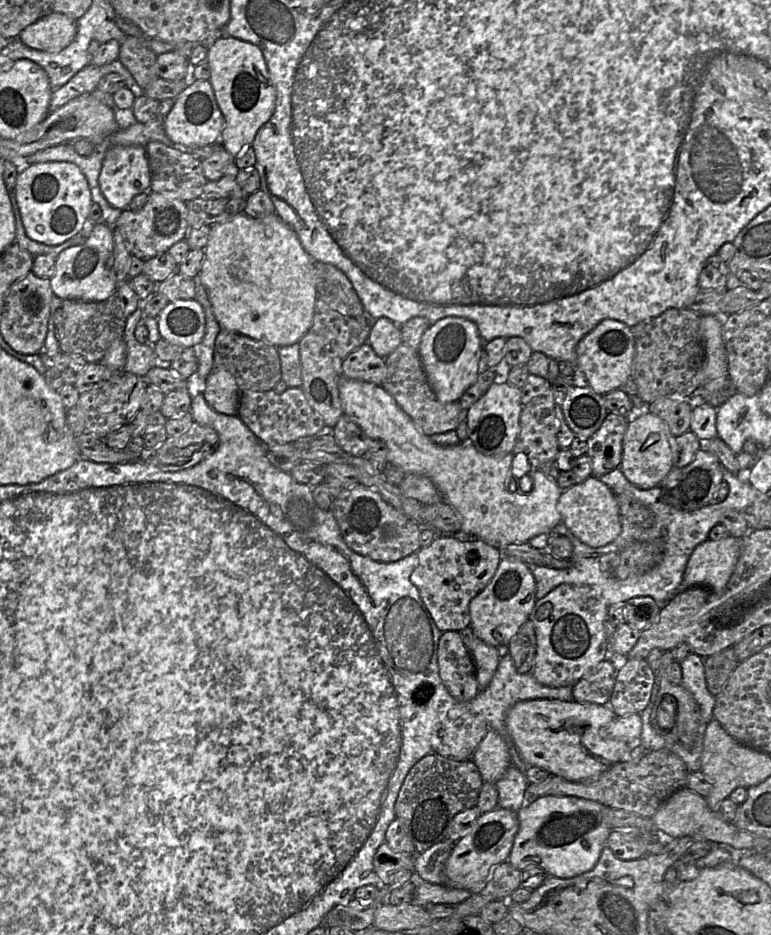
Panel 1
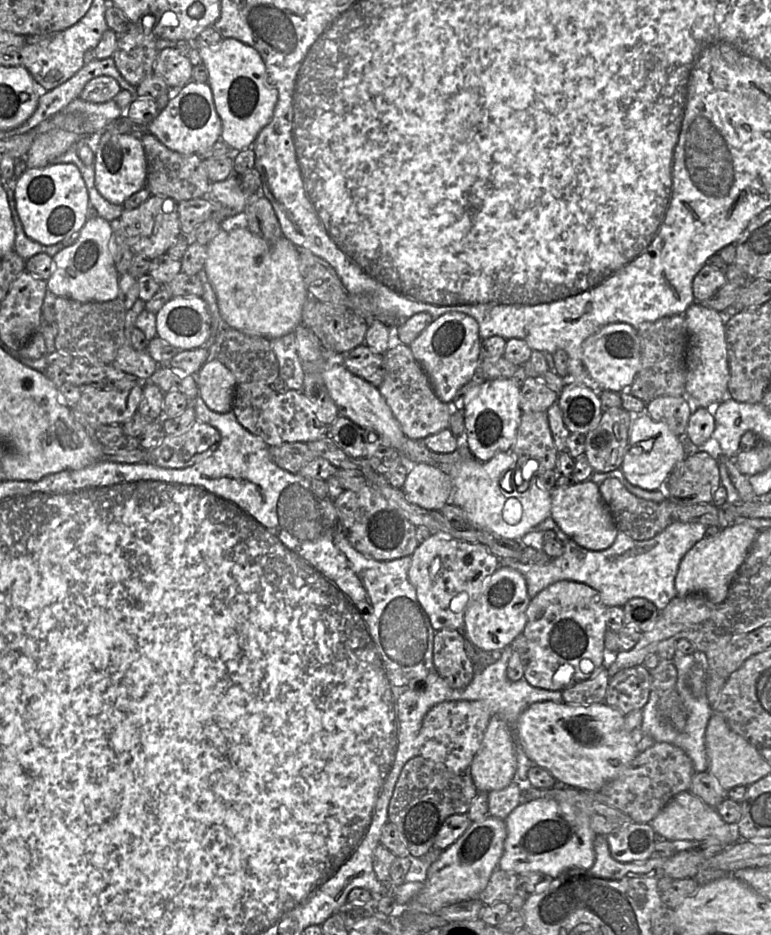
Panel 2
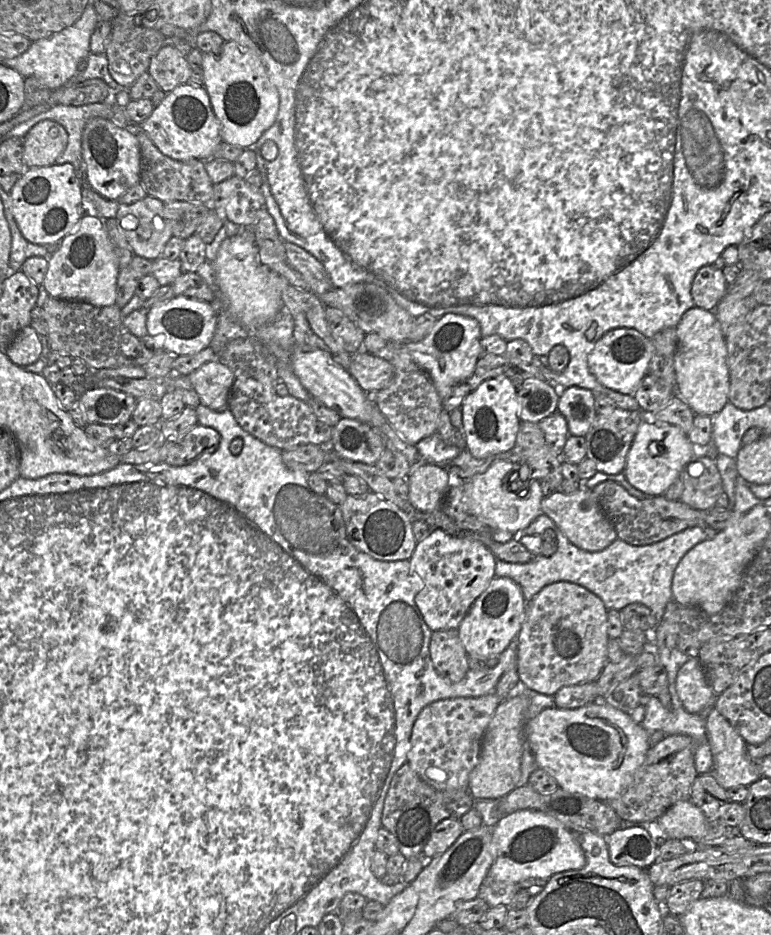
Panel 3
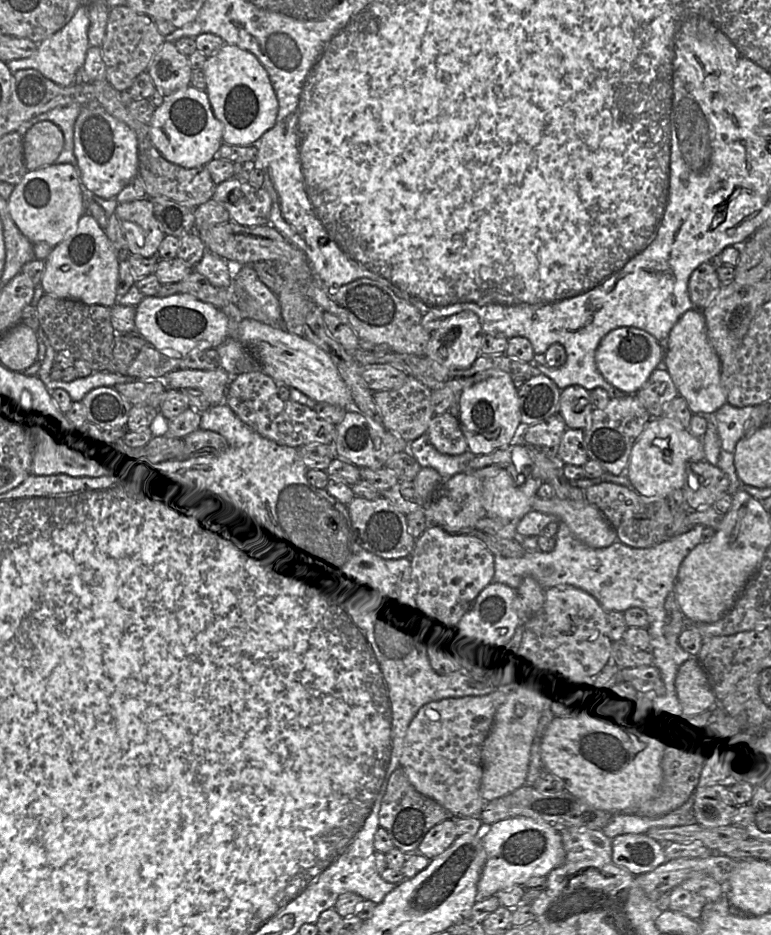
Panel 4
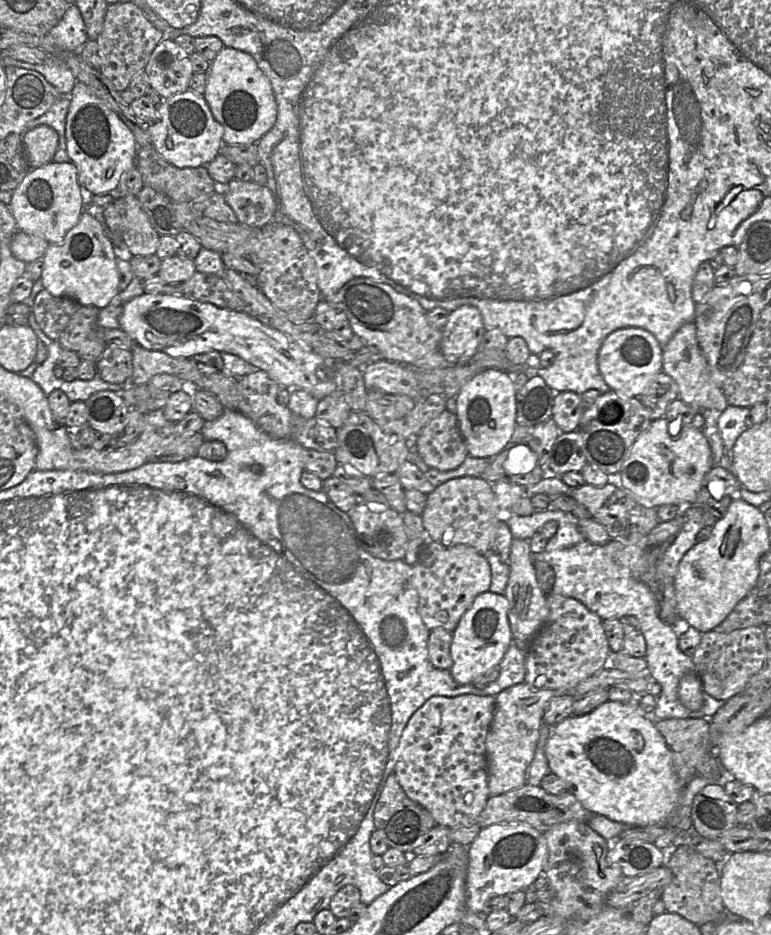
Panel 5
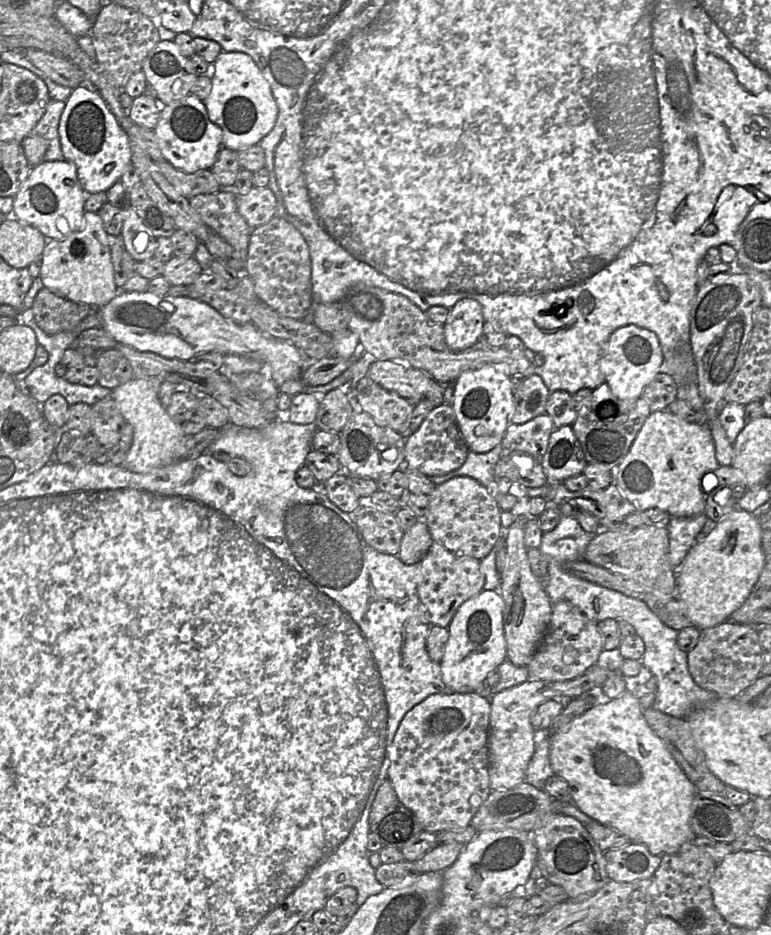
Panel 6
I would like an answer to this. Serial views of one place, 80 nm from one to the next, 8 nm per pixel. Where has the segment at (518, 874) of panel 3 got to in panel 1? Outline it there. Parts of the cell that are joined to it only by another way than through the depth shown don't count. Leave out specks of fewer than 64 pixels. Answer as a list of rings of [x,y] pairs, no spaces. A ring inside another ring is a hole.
[[[543,796],[517,811],[518,830],[507,861],[520,871],[540,868],[548,876],[572,878],[590,871],[598,862],[601,851],[606,846],[611,829],[606,825],[603,808],[599,802],[573,796]]]

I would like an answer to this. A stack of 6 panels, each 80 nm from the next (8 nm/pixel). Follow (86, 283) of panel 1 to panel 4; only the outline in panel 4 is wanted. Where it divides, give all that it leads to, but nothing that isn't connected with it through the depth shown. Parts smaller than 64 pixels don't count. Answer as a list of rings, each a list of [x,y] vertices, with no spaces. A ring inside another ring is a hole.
[[[83,213],[73,232],[54,246],[44,261],[40,284],[46,294],[87,305],[112,307],[116,304],[119,261],[104,230],[90,213]]]

